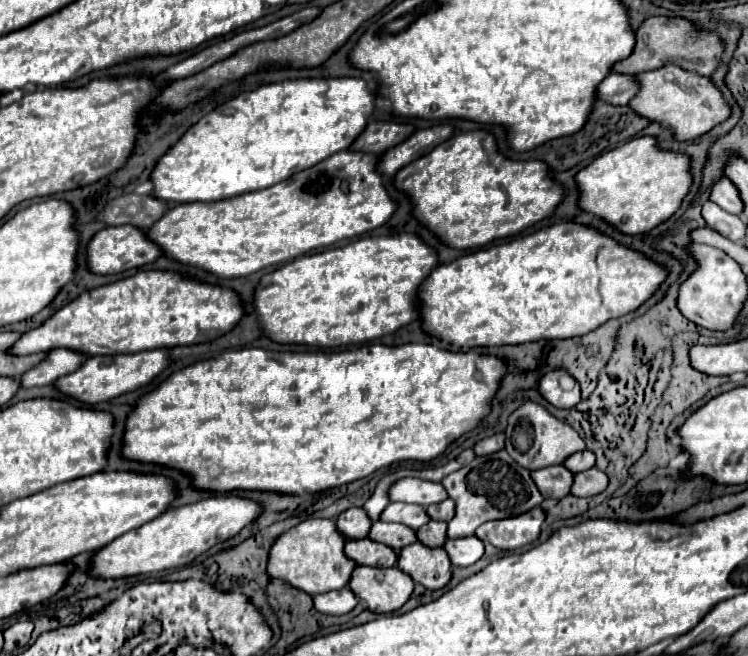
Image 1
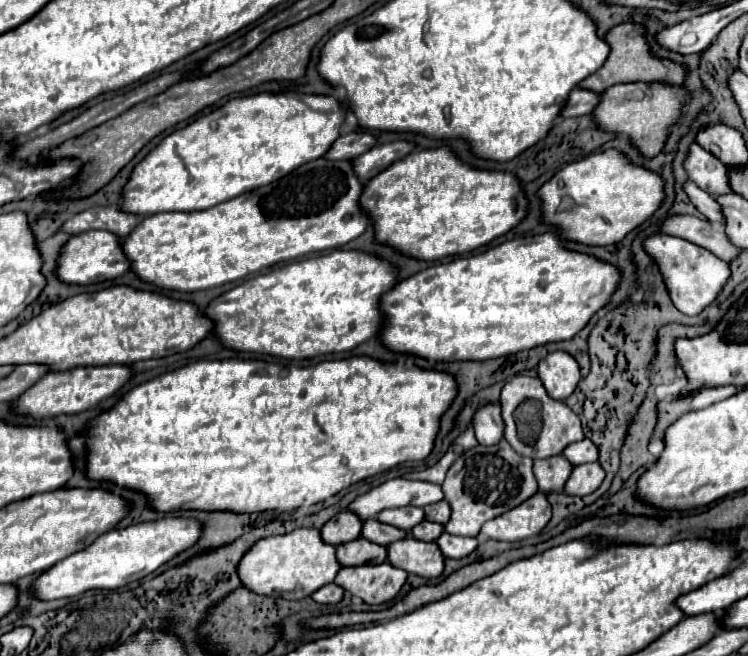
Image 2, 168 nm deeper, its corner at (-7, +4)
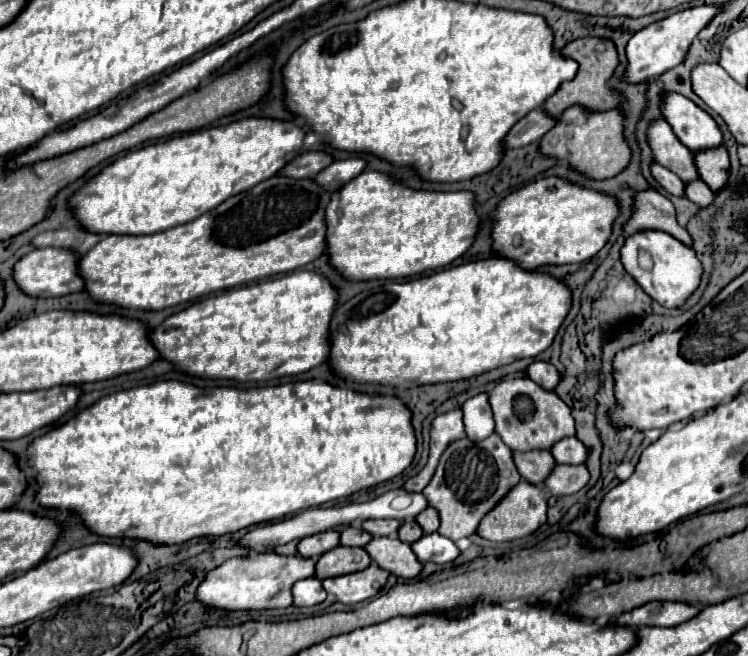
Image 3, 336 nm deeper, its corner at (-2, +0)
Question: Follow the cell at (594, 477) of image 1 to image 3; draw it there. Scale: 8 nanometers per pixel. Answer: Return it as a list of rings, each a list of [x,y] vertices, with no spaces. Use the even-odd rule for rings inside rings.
[[[555,465],[555,471],[551,471],[551,475],[543,483],[551,495],[571,495],[583,489],[587,481],[589,471],[585,465]]]

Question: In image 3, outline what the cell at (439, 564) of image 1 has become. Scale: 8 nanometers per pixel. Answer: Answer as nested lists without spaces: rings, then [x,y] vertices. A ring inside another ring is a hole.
[[[375,537],[365,545],[365,551],[371,555],[371,561],[393,575],[413,579],[421,573],[421,563],[411,547],[397,537]]]

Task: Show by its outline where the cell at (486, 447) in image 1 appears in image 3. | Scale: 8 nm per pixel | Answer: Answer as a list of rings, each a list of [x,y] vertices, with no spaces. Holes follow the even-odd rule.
[[[479,393],[463,403],[463,415],[465,415],[465,435],[471,441],[487,439],[493,433],[493,415],[491,405],[487,401],[487,393]]]

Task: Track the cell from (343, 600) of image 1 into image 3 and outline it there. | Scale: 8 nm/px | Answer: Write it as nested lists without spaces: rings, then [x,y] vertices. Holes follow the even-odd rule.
[[[315,577],[295,583],[291,593],[293,593],[293,605],[297,607],[311,607],[311,605],[321,603],[327,597],[327,593],[321,587],[321,581]]]

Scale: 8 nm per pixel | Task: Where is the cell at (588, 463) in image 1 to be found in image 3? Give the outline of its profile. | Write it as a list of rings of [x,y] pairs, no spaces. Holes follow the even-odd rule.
[[[569,437],[569,439],[559,439],[559,443],[551,447],[551,455],[555,457],[557,463],[579,465],[579,463],[585,463],[587,449],[583,447],[583,443],[579,443],[577,437]]]

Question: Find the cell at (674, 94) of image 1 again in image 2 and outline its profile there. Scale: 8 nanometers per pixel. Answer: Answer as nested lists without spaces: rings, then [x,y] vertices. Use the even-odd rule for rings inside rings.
[[[658,81],[614,85],[602,93],[602,101],[594,109],[594,117],[604,131],[616,131],[628,135],[646,157],[654,157],[662,151],[670,135],[668,129],[680,123],[682,107],[688,101],[688,97],[690,91],[684,85],[670,85]]]

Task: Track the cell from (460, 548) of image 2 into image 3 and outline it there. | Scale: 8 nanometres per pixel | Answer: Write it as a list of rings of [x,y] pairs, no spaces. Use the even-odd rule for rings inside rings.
[[[439,533],[423,535],[423,539],[415,541],[415,545],[411,545],[411,549],[421,563],[443,565],[443,563],[451,563],[459,555],[459,547],[451,539],[447,539]]]

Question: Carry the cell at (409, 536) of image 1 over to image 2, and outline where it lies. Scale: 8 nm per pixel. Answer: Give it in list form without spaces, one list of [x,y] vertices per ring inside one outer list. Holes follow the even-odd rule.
[[[366,519],[364,529],[362,529],[362,537],[372,541],[372,543],[378,543],[378,545],[390,545],[390,543],[394,543],[398,539],[408,539],[412,535],[408,531],[398,529],[398,527],[380,523],[378,519]]]

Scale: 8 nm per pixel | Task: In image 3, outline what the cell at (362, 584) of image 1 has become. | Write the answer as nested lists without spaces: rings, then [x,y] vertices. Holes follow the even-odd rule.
[[[371,563],[363,571],[355,571],[349,575],[339,575],[339,577],[329,577],[323,579],[323,589],[331,595],[337,597],[337,601],[345,605],[355,605],[359,601],[365,601],[385,585],[389,573],[375,563]]]

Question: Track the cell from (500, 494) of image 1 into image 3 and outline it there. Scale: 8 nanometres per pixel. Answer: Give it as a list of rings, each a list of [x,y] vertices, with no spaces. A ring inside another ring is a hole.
[[[497,433],[479,443],[473,443],[465,437],[449,443],[447,451],[439,459],[433,479],[423,489],[423,495],[427,503],[439,511],[439,533],[451,541],[459,541],[463,537],[471,537],[487,511],[491,511],[499,499],[519,481],[521,475],[511,459],[511,449],[499,439]]]

